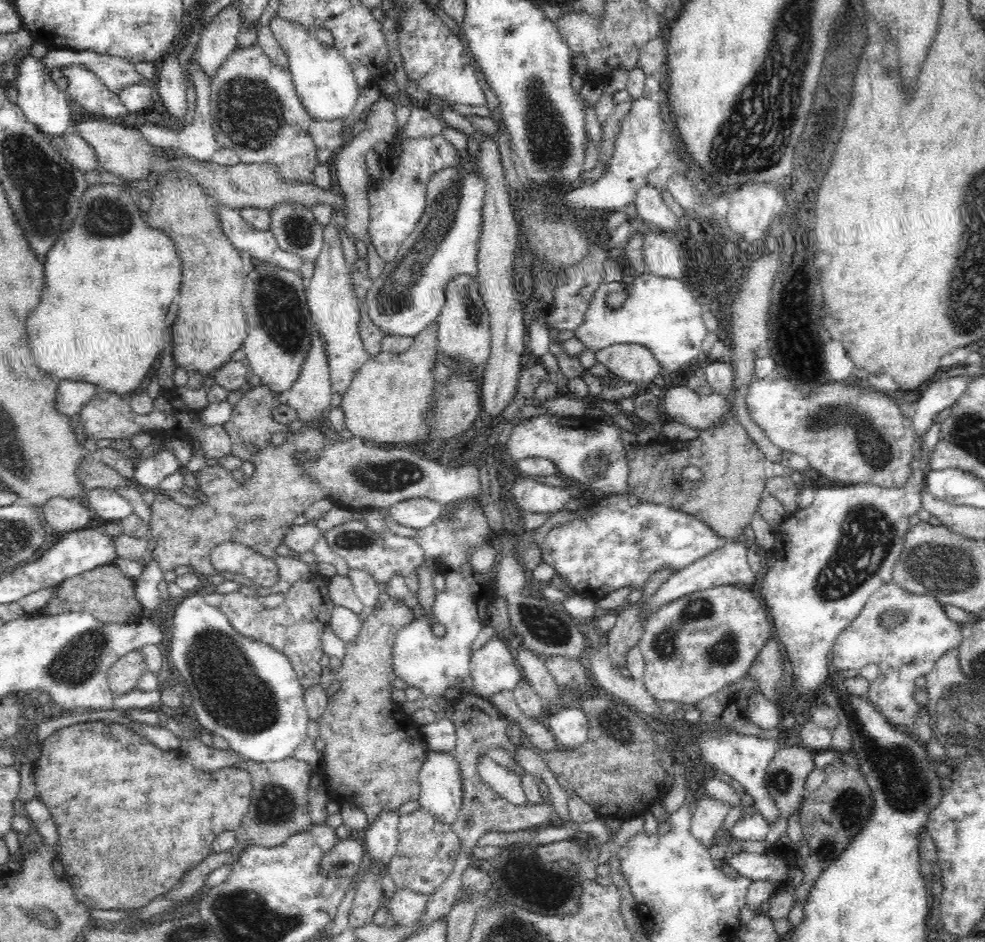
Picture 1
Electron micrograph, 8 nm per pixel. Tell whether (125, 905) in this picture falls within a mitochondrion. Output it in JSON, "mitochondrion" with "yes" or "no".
{"mitochondrion":"no"}

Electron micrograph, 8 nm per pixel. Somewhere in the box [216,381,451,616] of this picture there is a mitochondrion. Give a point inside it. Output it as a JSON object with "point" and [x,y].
{"point":[389,473]}

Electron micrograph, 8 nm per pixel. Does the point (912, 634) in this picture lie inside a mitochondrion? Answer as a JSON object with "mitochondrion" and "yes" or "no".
{"mitochondrion":"no"}

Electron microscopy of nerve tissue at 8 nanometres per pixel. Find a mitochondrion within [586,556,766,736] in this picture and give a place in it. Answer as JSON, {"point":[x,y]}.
{"point":[665,645]}

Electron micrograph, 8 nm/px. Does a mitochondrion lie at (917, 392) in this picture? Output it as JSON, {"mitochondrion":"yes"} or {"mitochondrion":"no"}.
{"mitochondrion":"no"}

